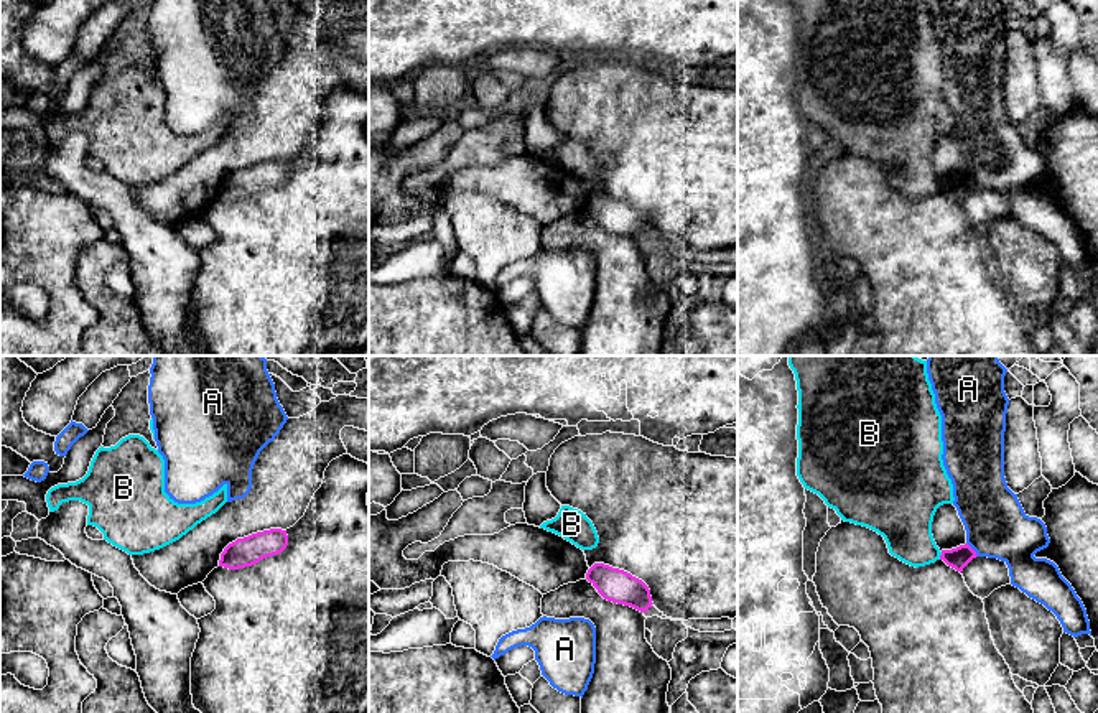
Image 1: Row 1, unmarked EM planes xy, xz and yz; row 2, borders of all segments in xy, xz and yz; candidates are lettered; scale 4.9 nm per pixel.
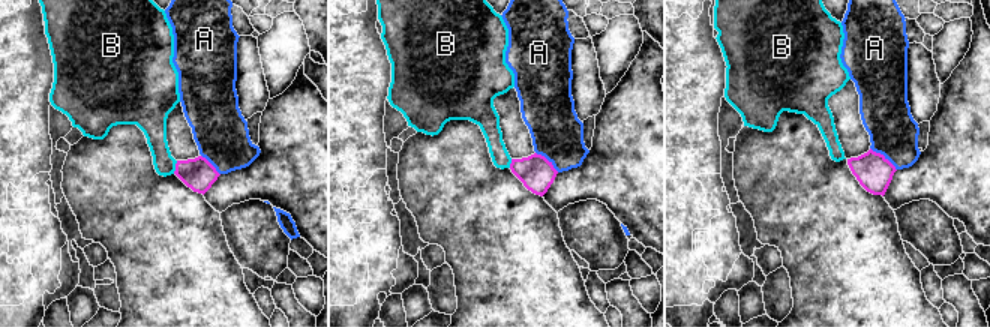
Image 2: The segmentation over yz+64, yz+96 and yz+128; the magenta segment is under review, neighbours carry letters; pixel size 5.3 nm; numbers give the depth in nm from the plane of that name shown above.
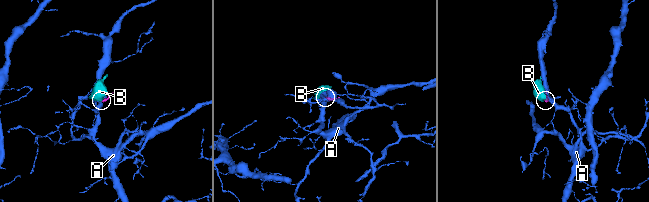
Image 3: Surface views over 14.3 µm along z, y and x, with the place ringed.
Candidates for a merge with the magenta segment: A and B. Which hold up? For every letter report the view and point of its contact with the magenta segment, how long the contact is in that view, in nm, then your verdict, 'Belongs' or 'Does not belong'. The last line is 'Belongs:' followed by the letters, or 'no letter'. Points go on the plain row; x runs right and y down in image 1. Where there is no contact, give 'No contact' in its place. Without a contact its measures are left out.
A: Touches magenta at yz (972, 180). Shared border 90 nm. Does not belong
B: Touches magenta at yz (940, 186). Shared border 40 nm. Does not belong
Belongs: no letter

